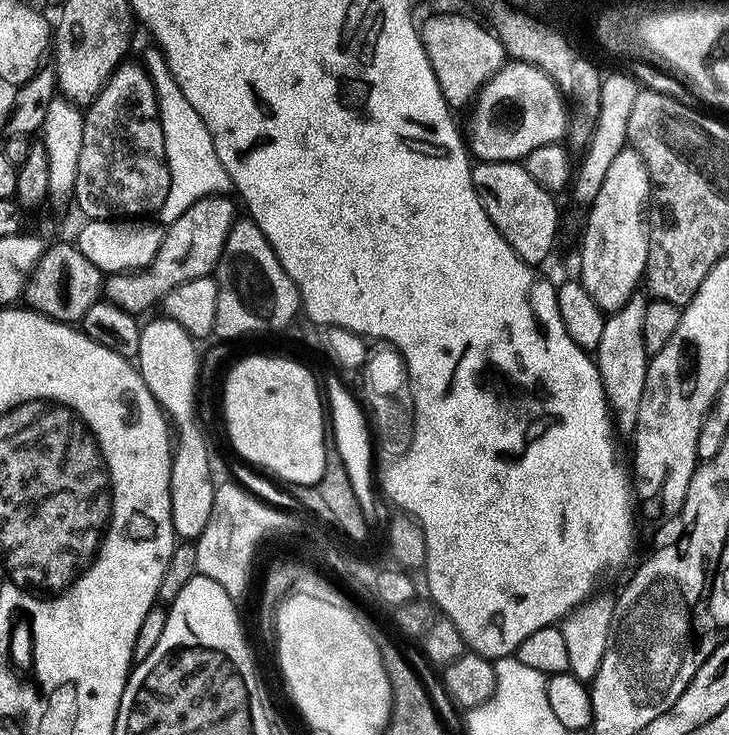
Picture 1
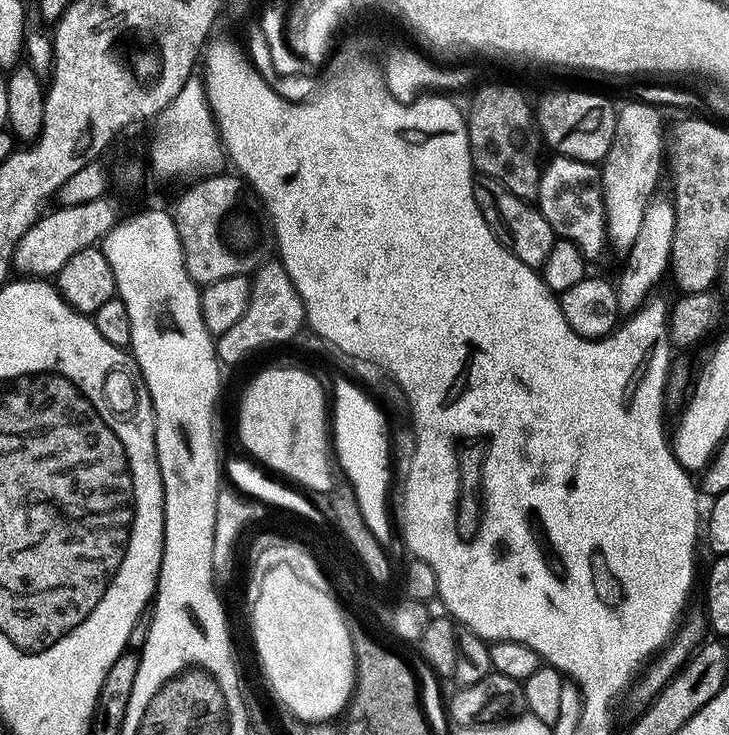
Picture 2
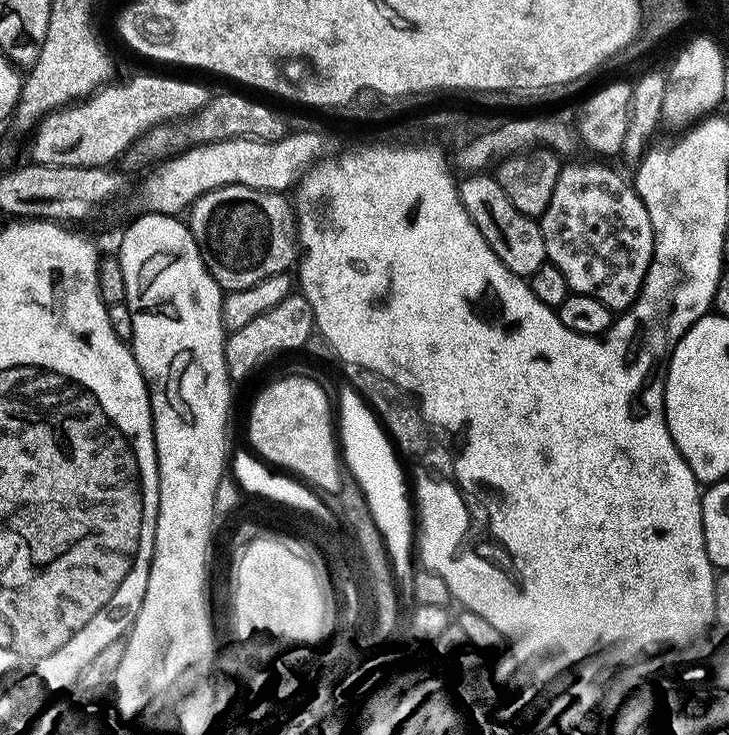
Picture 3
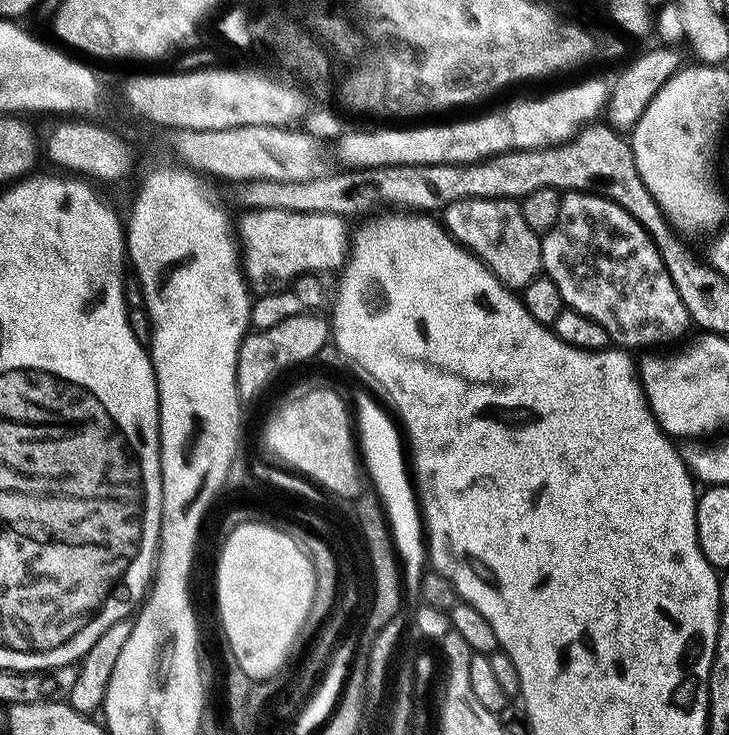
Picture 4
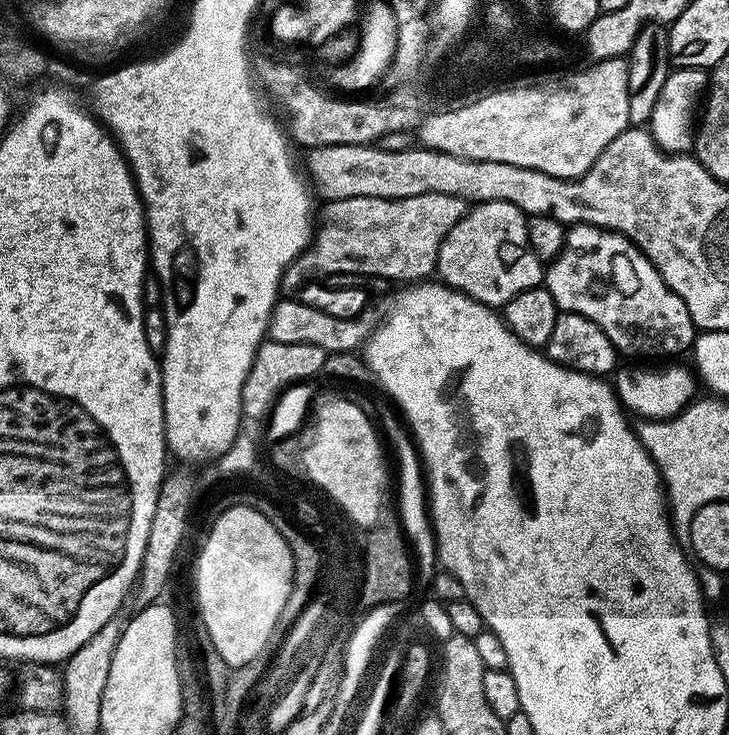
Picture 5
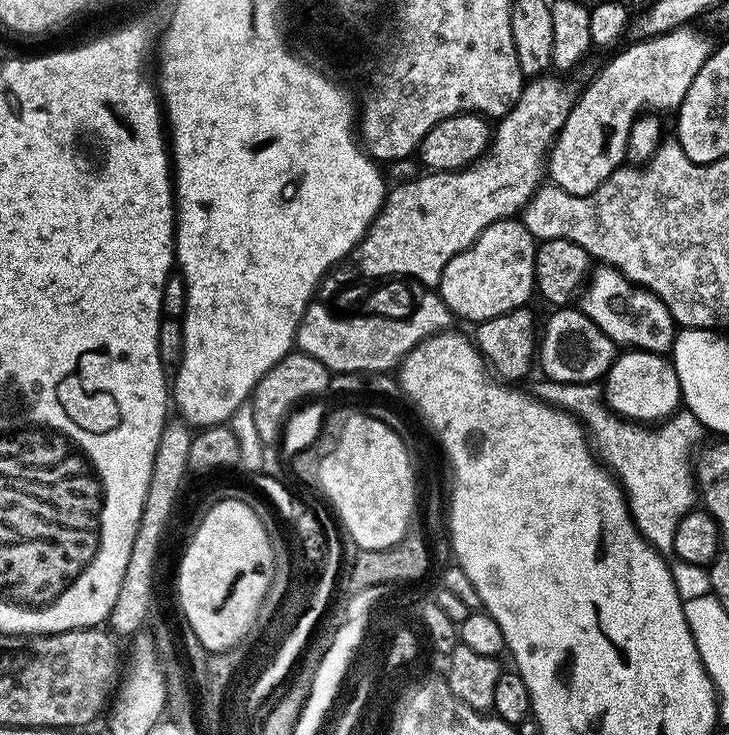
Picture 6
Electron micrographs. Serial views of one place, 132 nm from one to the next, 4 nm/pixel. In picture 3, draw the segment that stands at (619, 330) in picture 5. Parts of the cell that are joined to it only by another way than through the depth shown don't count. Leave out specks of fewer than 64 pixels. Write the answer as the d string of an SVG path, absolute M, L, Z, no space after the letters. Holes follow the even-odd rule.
M600 164L561 167L550 210L546 210L538 223L542 238L546 238L548 259L562 270L562 278L566 278L573 294L598 298L598 302L614 314L629 312L636 305L656 253L656 231L642 198L629 181L627 184L614 169L603 168Z

